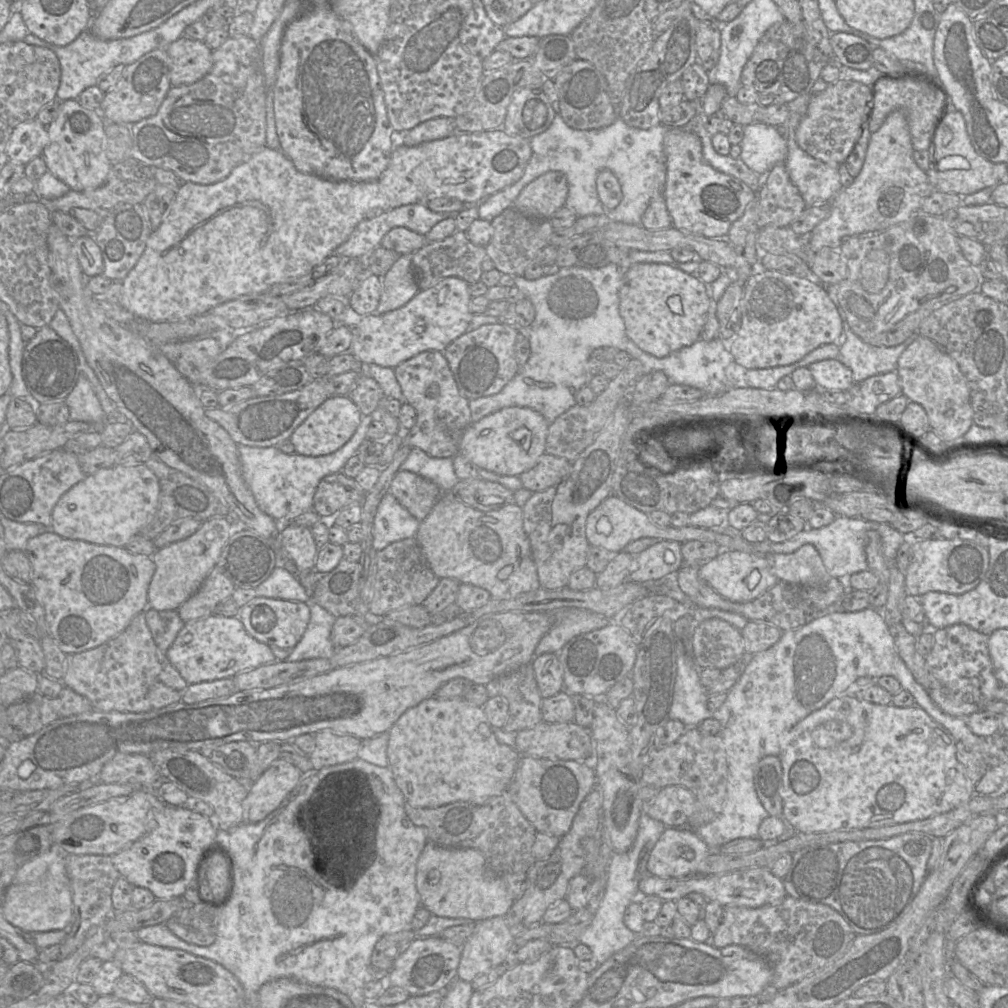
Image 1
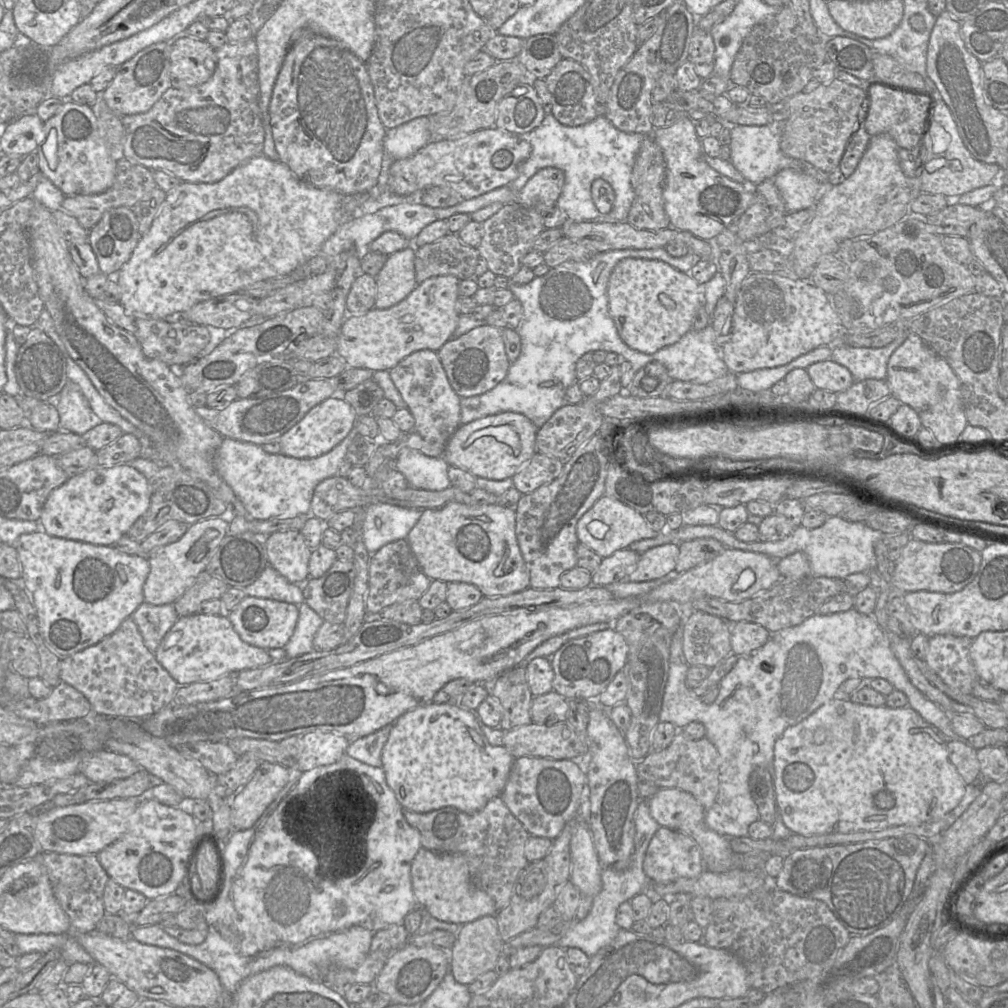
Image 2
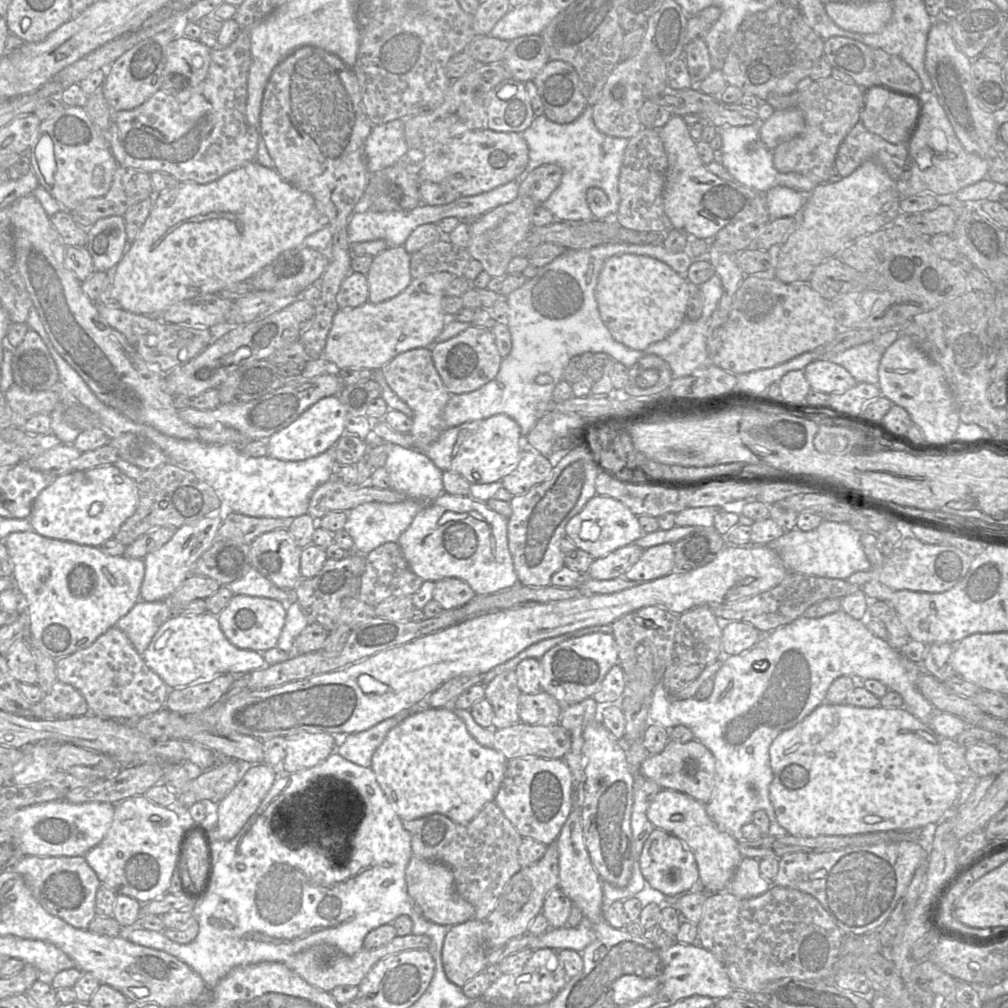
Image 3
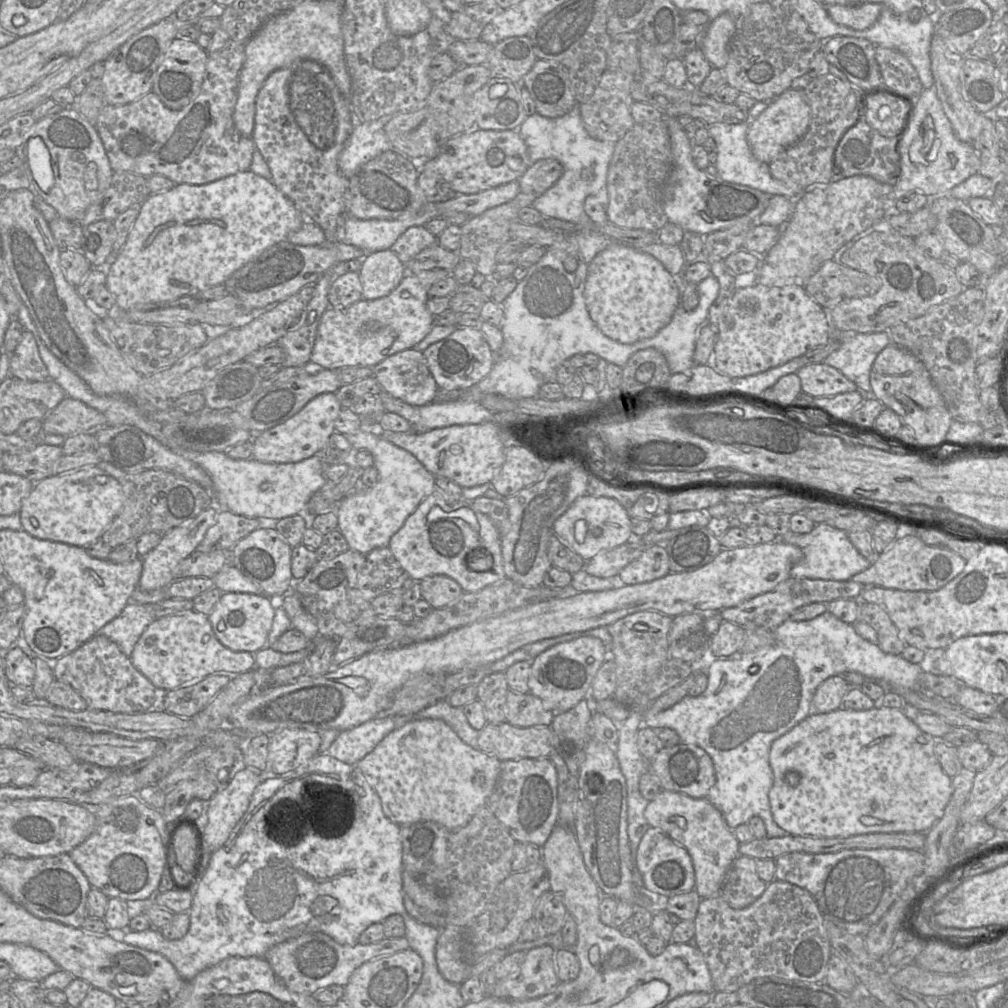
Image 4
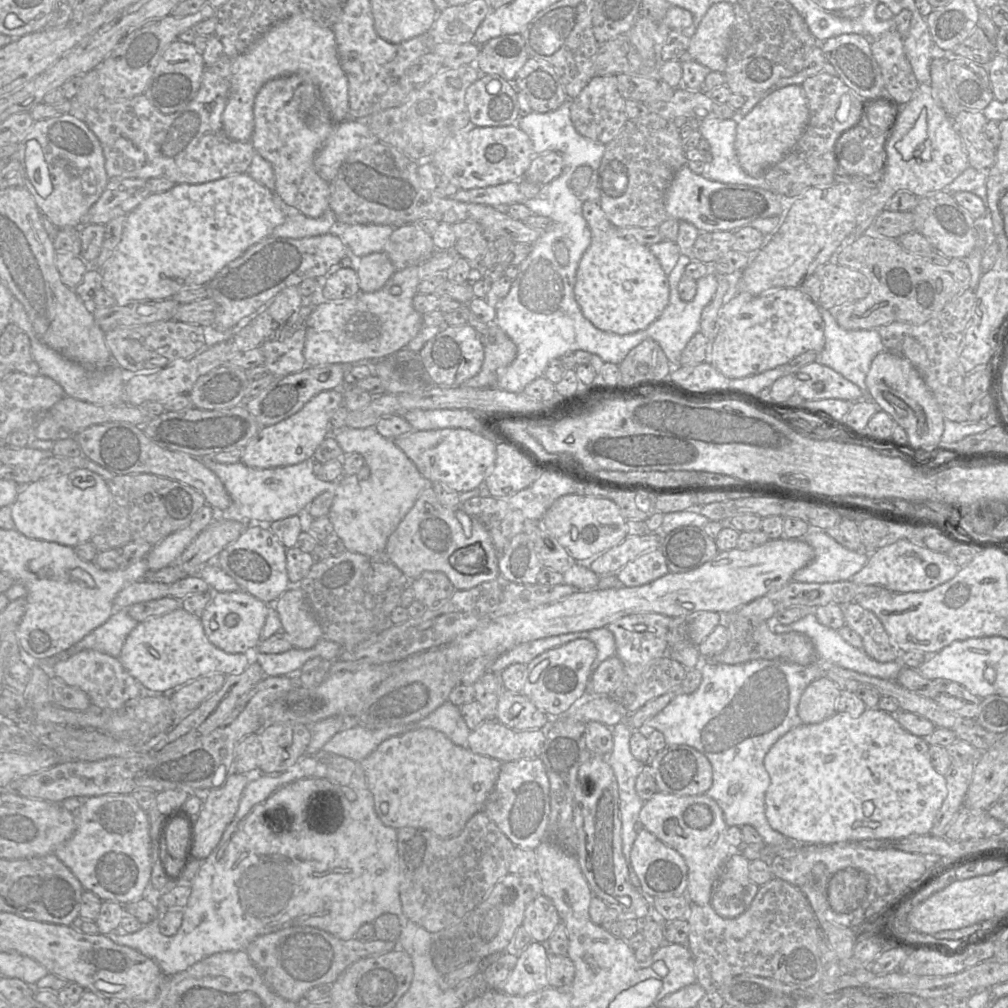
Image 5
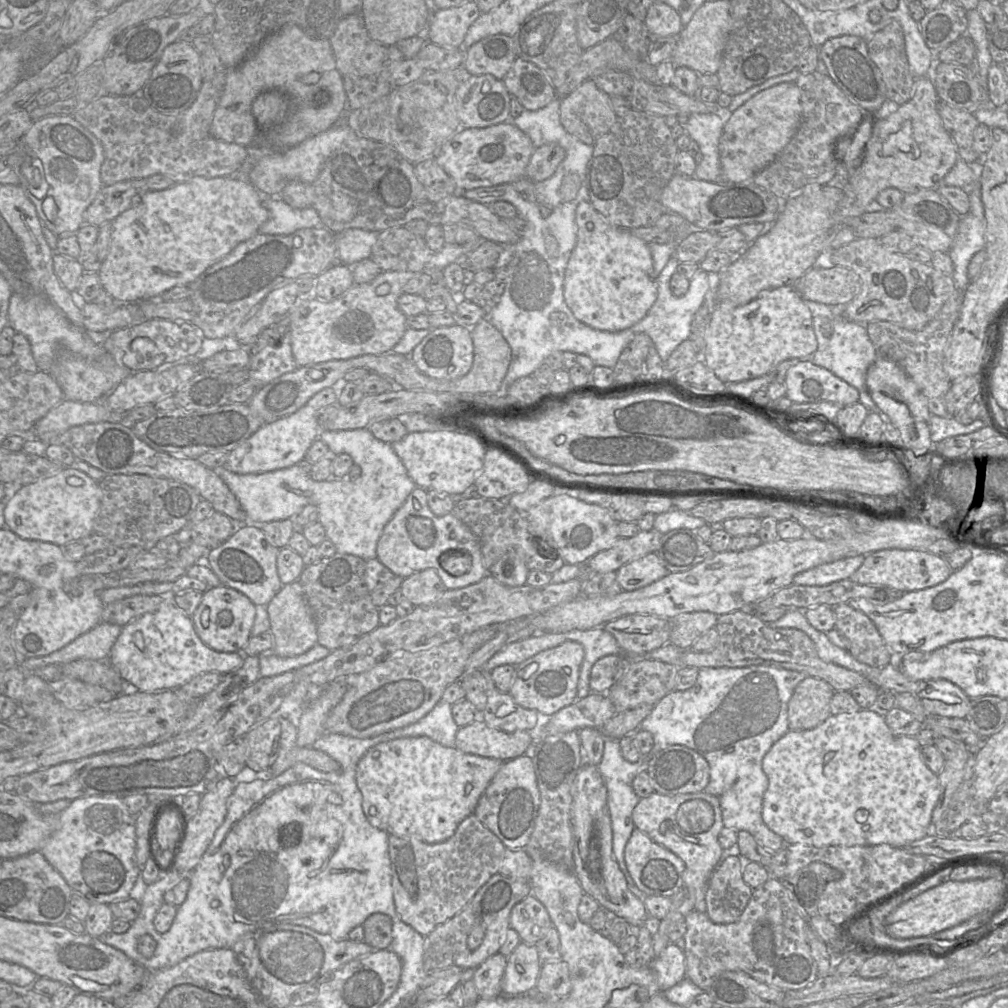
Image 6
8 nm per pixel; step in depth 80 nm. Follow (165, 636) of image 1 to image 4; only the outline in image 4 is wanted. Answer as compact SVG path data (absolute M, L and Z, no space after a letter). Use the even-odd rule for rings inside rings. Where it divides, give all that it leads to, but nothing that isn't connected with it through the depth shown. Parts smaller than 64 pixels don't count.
M129 602L122 612L104 625L96 635L106 636L130 657L140 636L155 619L152 605Z

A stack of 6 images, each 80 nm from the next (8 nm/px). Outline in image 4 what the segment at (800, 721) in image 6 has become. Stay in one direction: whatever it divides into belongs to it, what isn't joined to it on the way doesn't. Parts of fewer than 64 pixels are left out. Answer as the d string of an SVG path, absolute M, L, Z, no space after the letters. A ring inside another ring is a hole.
M835 675L823 681L813 695L810 715L829 713L839 709L849 688L849 683L841 675Z

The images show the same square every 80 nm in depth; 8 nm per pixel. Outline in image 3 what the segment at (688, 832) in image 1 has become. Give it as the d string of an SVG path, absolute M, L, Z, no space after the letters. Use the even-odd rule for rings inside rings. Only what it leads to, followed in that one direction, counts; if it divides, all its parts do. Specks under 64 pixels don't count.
M655 828L645 841L639 865L645 881L668 897L677 898L699 884L698 867L690 849L679 838L662 829Z

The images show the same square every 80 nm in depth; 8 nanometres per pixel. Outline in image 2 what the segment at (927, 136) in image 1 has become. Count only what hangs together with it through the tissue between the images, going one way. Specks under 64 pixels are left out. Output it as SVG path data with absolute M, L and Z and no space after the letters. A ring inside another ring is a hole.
M875 86L871 89L870 100L870 108L866 114L867 102L864 99L858 116L859 129L851 136L839 164L841 172L846 178L850 177L859 165L871 136L886 133L900 147L899 164L901 170L907 177L915 177L915 168L910 160L910 154L915 158L919 157L920 144L932 114L932 110L928 109L928 98L923 95L912 95Z

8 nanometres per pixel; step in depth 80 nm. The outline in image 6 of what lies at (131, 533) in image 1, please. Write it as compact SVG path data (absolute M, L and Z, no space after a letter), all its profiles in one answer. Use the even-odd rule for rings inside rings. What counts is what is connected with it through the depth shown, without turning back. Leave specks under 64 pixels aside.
M74 468L23 485L6 497L6 528L23 539L64 546L79 541L92 529L100 509L102 491L97 481Z

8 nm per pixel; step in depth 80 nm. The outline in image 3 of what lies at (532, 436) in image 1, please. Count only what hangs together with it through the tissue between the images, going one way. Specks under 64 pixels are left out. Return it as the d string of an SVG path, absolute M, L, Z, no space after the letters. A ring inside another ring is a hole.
M498 414L446 428L423 453L442 472L456 473L470 484L489 484L501 481L515 470L526 448L526 436L522 435L516 421L505 414Z

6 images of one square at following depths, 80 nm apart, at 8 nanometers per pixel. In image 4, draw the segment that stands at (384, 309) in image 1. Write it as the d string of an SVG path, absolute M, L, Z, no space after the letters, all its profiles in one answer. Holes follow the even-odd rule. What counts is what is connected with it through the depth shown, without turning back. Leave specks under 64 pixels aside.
M391 249L367 254L359 271L362 298L374 300L389 295L405 274L405 265Z

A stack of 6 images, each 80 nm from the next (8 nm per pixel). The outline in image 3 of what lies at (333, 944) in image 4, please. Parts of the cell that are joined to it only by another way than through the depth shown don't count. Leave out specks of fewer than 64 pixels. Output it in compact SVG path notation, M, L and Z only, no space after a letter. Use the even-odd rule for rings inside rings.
M407 934L396 936L389 943L376 949L362 948L351 956L344 954L335 946L323 943L290 956L284 964L309 984L330 992L337 986L358 986L369 970L386 956L406 950L427 949L430 943L431 939L426 935Z

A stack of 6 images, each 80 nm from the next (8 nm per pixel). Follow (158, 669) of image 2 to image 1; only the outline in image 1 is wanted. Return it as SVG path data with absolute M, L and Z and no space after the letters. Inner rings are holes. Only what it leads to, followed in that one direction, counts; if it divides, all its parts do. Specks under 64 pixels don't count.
M144 613L136 615L124 631L93 649L68 655L64 686L86 697L101 712L142 713L157 710L181 701L188 683L155 644Z

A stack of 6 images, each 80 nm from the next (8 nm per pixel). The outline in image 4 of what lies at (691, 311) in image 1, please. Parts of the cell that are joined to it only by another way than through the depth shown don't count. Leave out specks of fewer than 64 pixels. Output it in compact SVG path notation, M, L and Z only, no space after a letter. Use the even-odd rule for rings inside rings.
M613 243L590 262L584 287L589 316L607 337L623 344L655 336L680 304L680 276L673 276L653 256L622 243Z

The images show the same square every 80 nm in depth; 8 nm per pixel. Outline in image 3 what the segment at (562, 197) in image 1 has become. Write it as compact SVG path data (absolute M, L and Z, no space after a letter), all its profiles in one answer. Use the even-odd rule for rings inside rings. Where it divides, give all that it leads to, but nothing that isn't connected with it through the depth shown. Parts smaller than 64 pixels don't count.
M544 164L531 171L520 183L519 196L530 197L535 202L542 204L551 193L559 186L563 170L557 164Z

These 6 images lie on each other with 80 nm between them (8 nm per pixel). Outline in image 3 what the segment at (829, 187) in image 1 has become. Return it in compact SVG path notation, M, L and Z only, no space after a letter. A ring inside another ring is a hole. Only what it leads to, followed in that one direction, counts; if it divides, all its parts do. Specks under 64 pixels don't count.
M784 186L770 189L766 193L770 219L793 217L805 204L807 195Z

